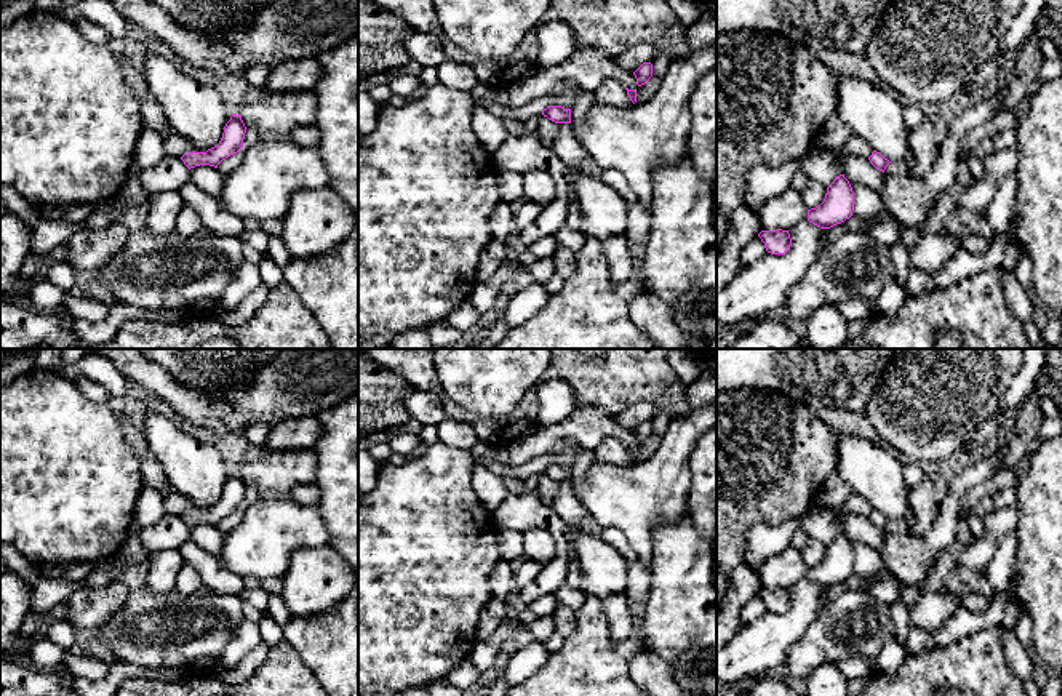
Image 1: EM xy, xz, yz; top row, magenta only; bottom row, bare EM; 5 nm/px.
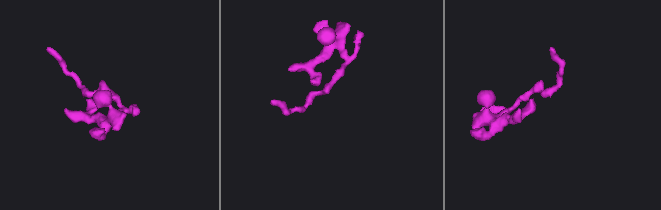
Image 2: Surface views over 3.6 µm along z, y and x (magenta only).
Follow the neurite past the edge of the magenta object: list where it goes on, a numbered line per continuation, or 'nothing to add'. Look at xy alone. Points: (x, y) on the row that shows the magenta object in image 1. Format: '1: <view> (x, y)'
nothing to add

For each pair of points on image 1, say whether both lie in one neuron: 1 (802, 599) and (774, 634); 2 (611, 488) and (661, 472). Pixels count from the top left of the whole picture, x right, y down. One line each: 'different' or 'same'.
1: same
2: same

